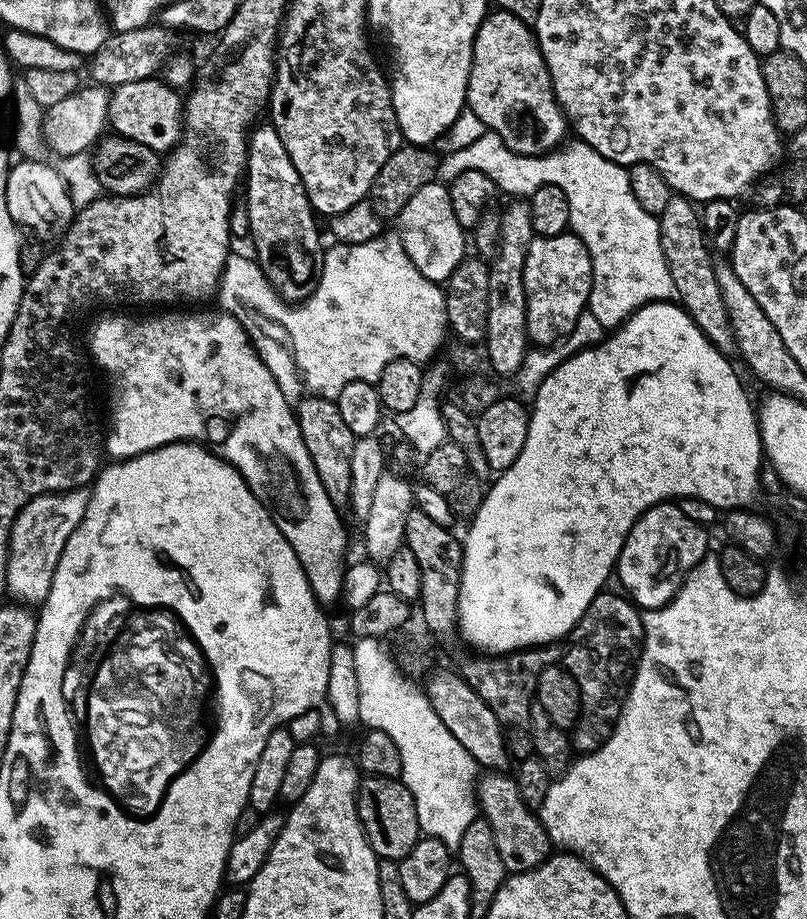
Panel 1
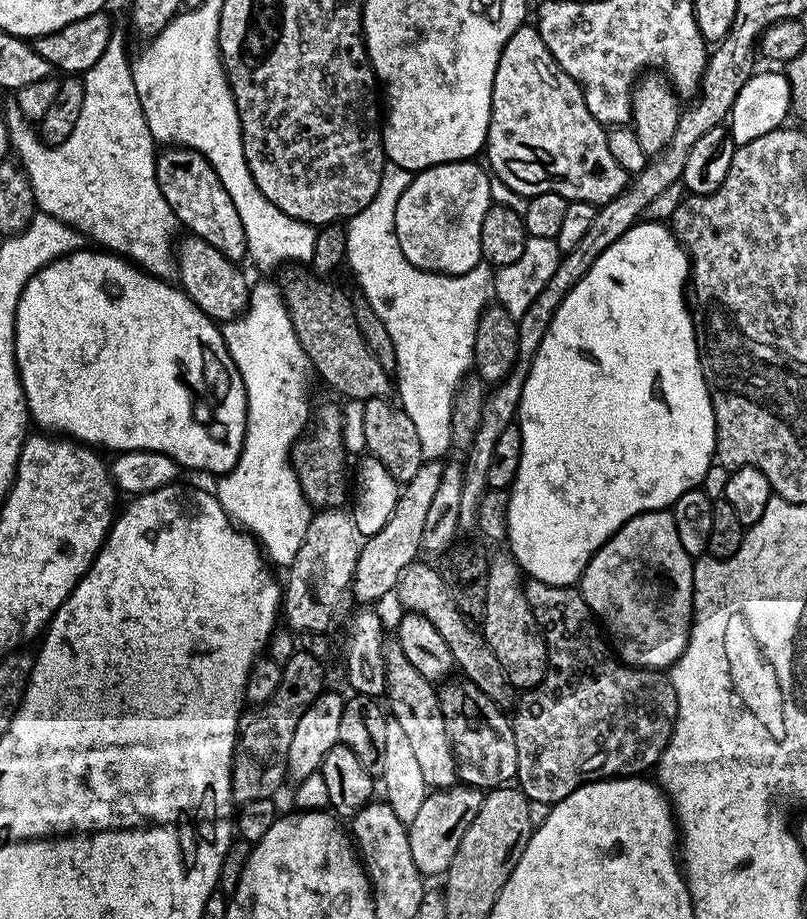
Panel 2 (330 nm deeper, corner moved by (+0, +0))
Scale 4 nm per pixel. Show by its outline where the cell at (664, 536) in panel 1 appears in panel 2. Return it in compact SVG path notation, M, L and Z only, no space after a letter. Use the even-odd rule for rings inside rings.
M671 511L644 512L618 529L590 558L578 587L597 621L624 640L618 656L631 668L671 669L692 629L693 557L682 550Z

